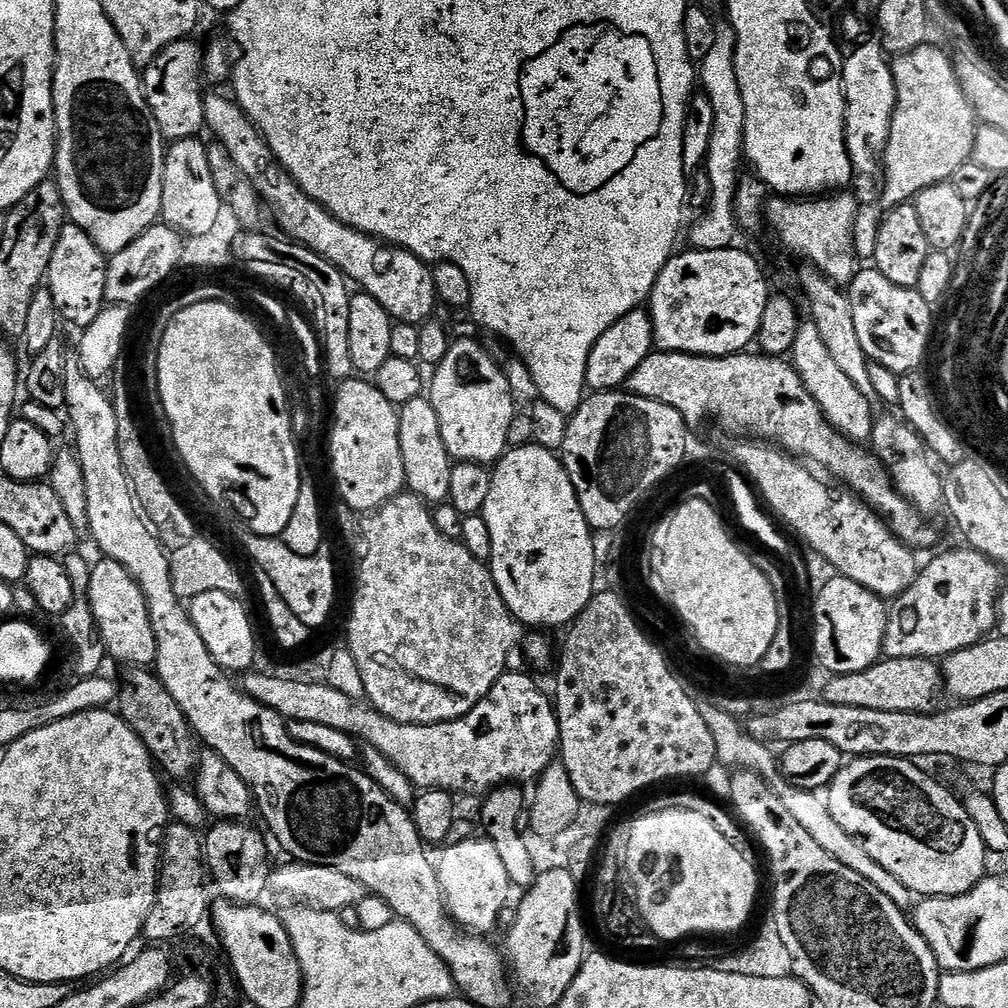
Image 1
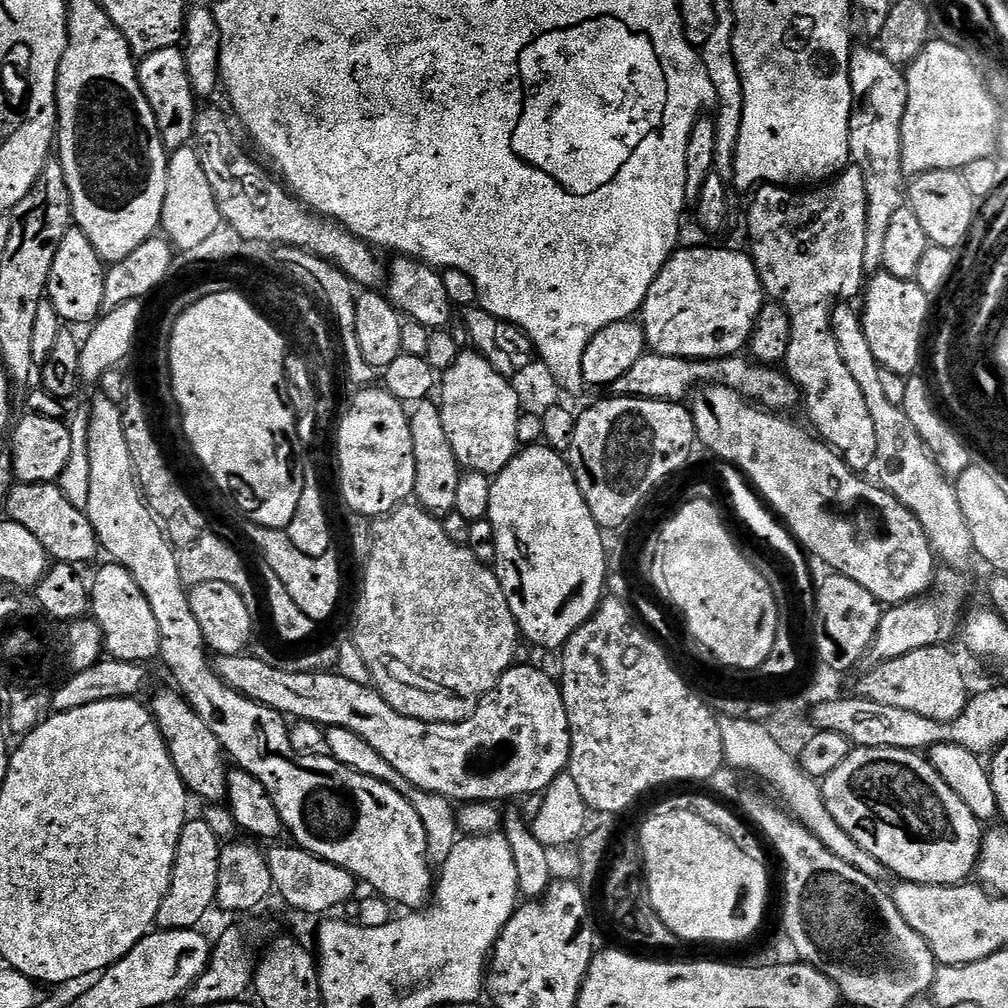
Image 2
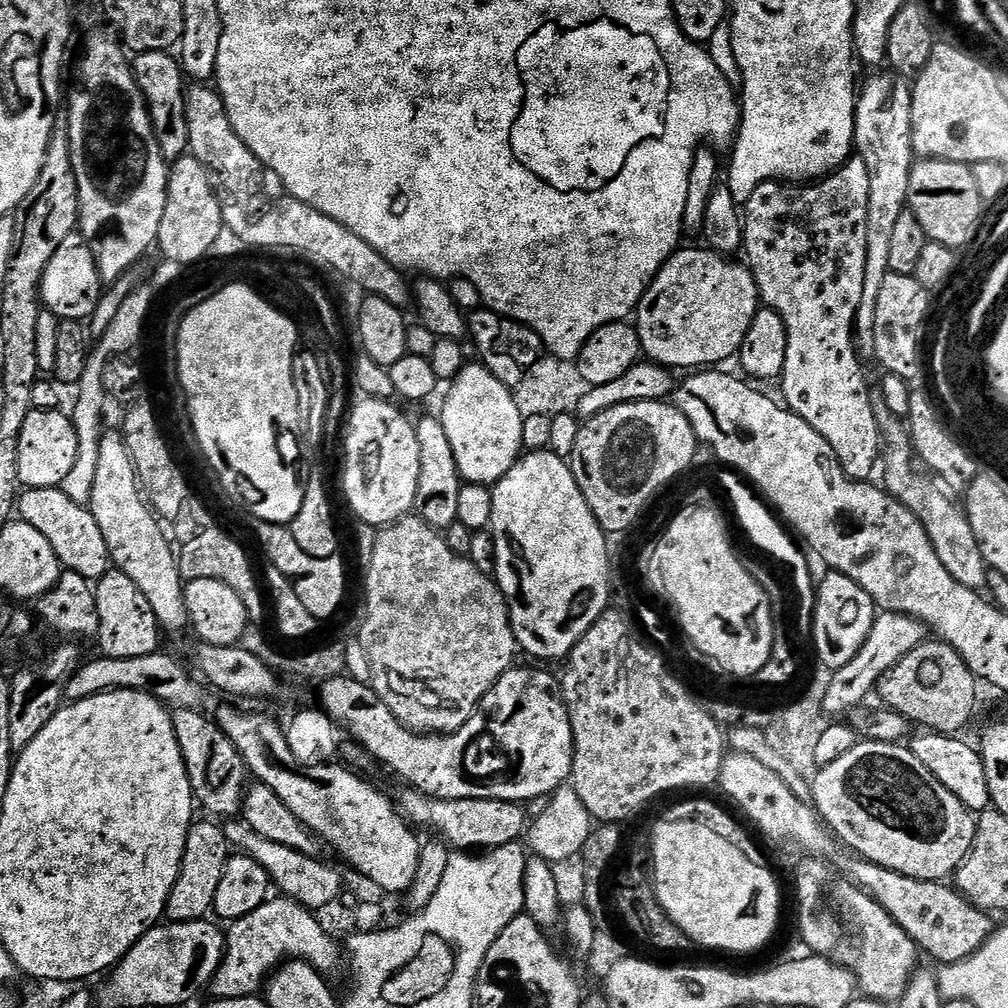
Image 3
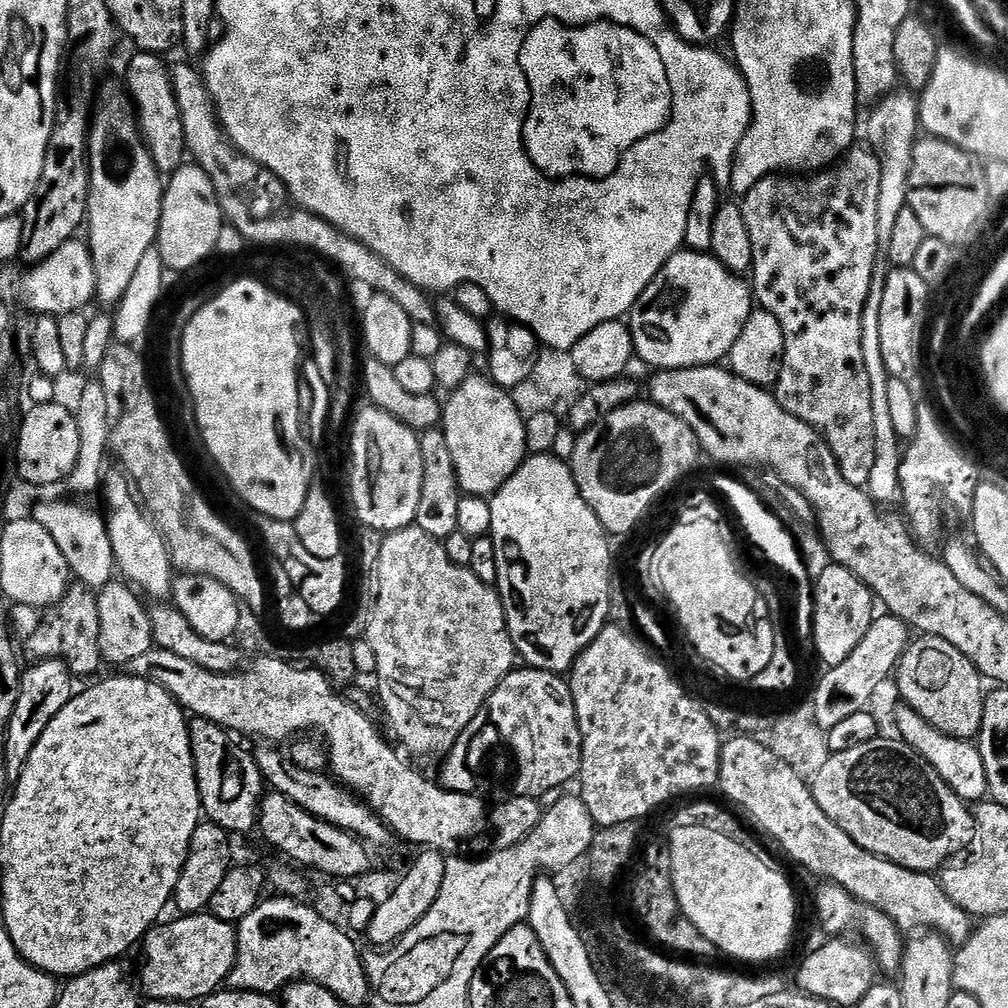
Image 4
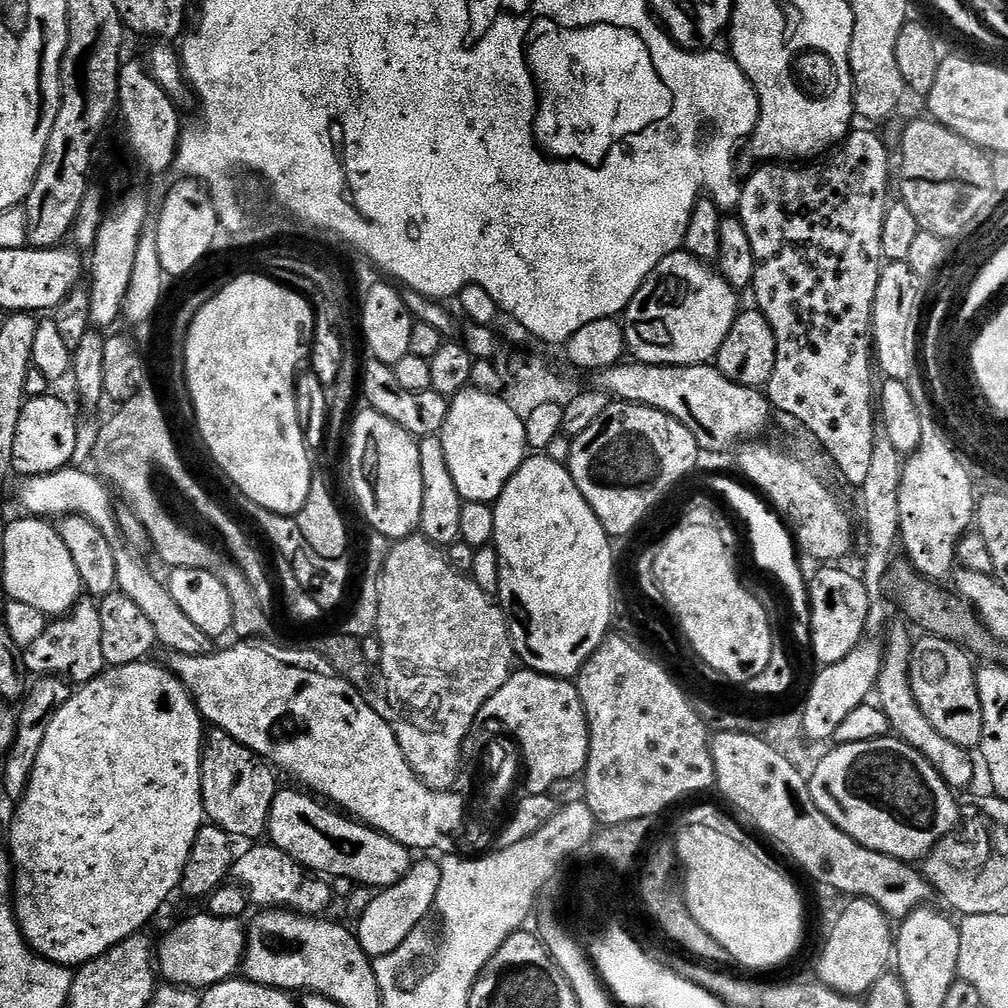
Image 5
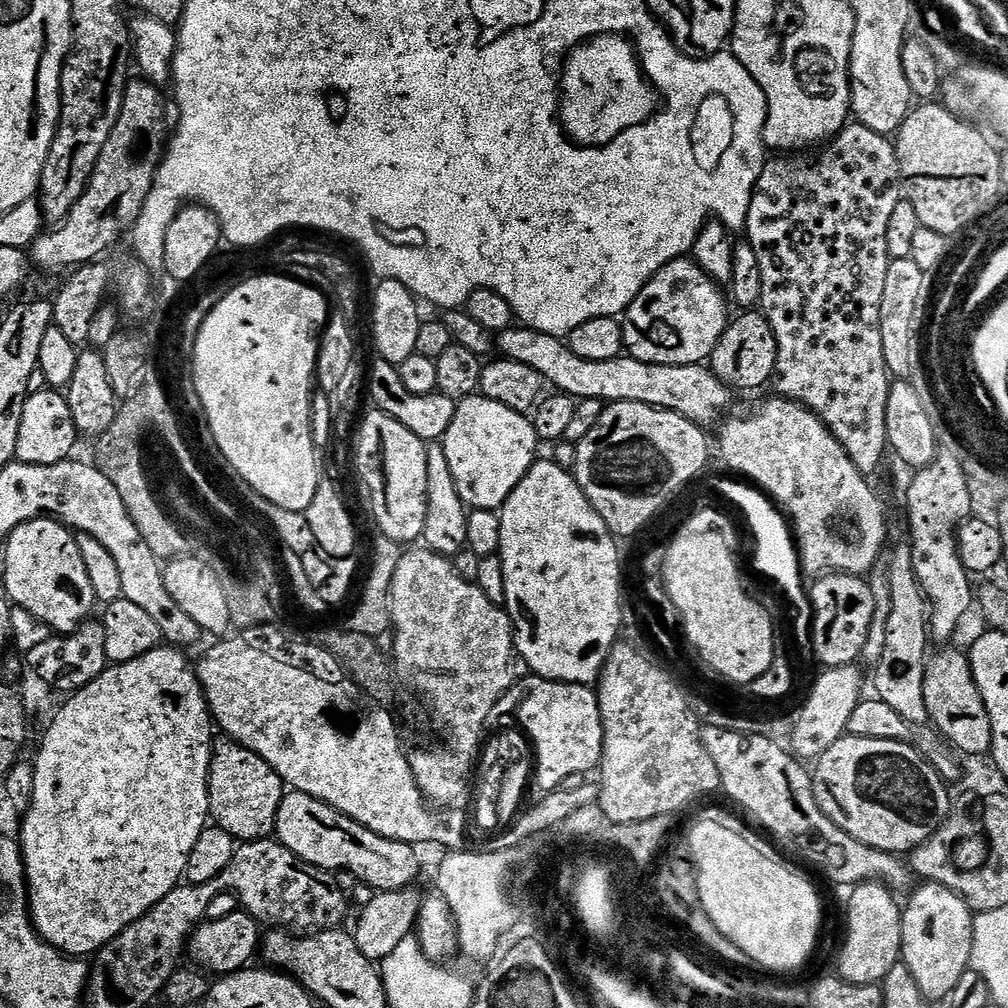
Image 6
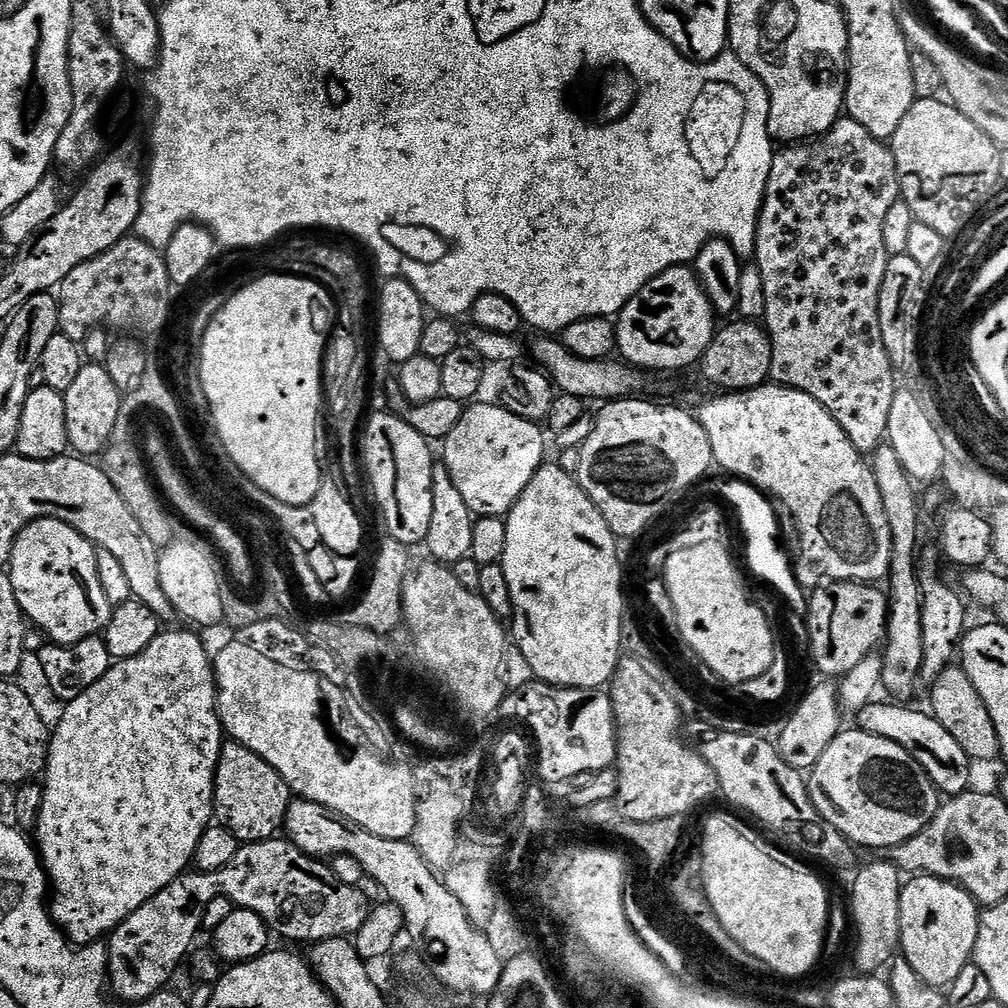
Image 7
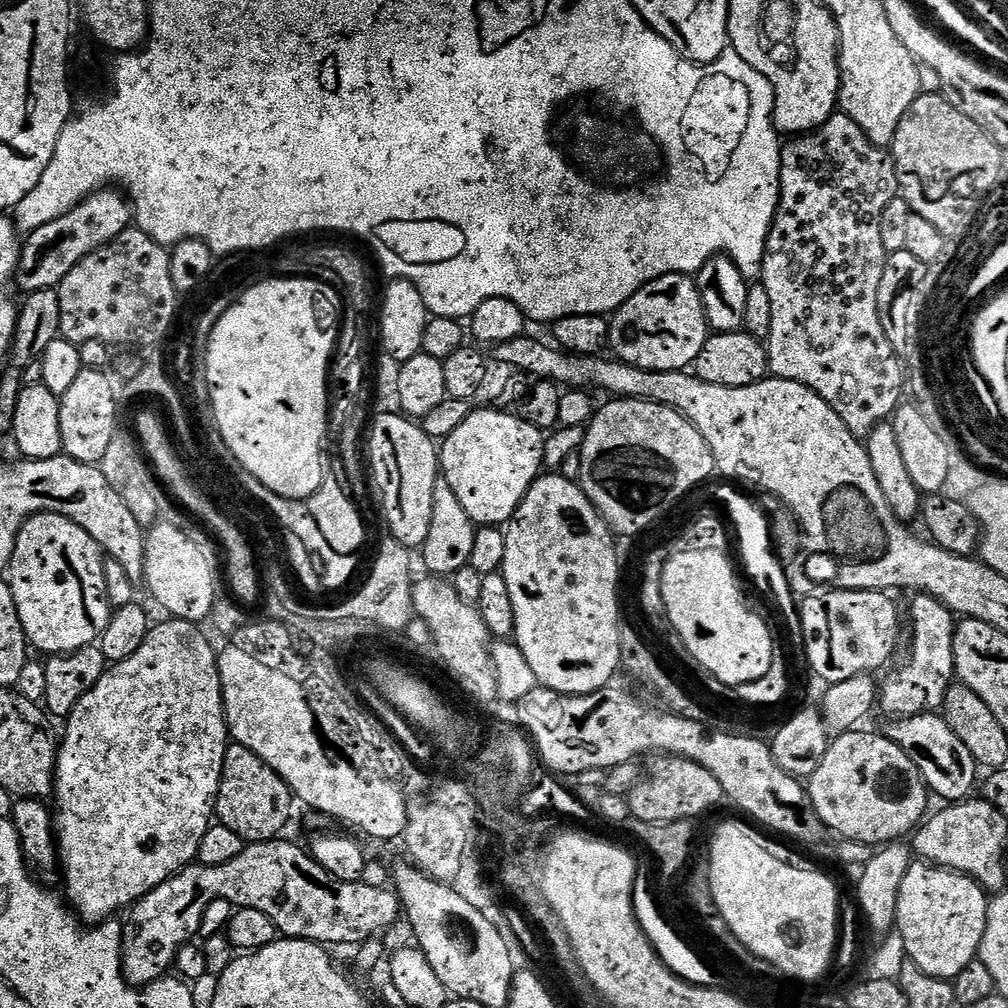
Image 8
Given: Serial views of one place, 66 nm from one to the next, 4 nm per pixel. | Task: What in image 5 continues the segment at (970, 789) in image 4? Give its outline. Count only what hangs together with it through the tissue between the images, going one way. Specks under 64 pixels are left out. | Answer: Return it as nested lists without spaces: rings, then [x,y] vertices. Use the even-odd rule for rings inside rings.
[[[892,622],[886,628],[888,644],[886,643],[882,670],[878,674],[878,682],[874,689],[875,695],[877,697],[880,695],[878,706],[886,714],[891,731],[899,739],[905,740],[911,748],[922,753],[938,770],[938,774],[947,782],[949,788],[968,790],[974,773],[973,753],[962,746],[954,746],[954,742],[950,742],[950,738],[942,738],[942,734],[938,734],[938,730],[934,730],[934,726],[930,726],[926,714],[922,714],[922,710],[914,698],[914,690],[910,690],[910,658],[912,657],[914,636],[908,633],[909,625],[904,624]]]

